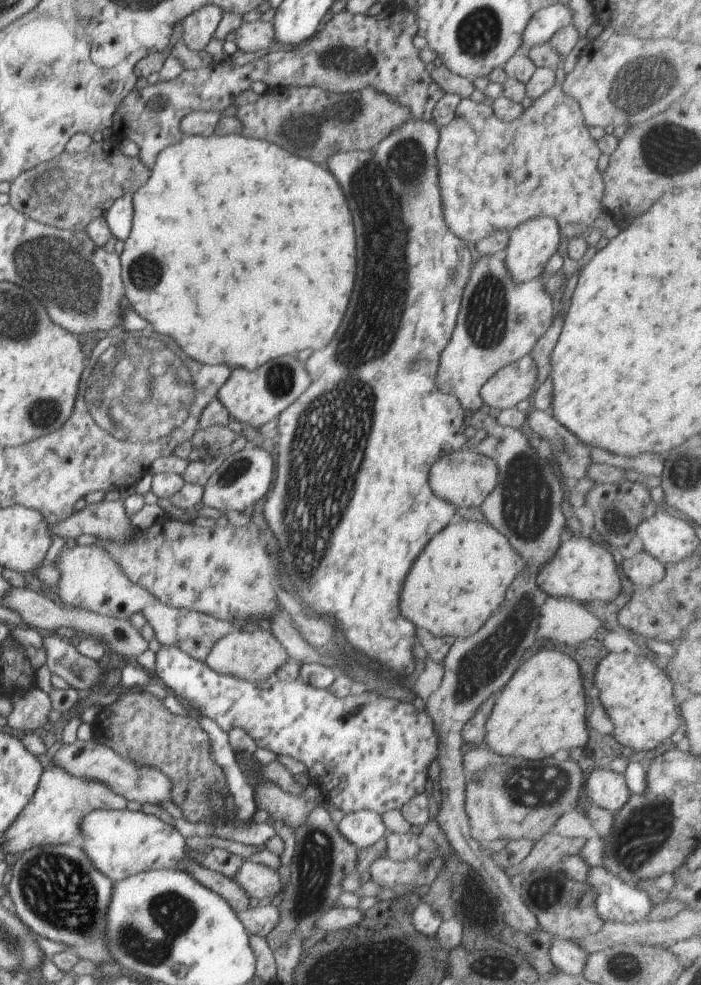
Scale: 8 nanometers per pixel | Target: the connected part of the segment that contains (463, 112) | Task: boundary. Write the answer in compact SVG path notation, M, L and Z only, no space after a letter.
M556 84L546 94L534 99L520 118L514 122L502 122L496 118L492 106L484 102L462 99L454 120L440 127L440 142L436 148L438 180L442 194L442 216L458 238L477 245L478 240L492 236L500 230L514 230L536 216L552 216L558 220L562 240L589 235L595 220L604 210L604 180L598 170L600 148L590 136L577 100L568 96Z

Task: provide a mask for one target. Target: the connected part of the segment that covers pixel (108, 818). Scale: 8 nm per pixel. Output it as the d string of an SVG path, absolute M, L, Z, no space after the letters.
M94 810L86 816L86 820L80 822L80 834L82 838L79 844L86 852L86 856L92 860L92 864L113 882L126 880L130 876L147 872L148 870L178 869L185 862L184 855L188 848L187 839L170 824L144 812L132 812L132 810Z

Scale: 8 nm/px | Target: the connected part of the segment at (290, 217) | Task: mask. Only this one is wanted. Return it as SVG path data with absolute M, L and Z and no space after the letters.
M214 134L211 136L199 136L199 135L186 135L183 140L166 146L158 157L156 163L151 169L152 174L148 178L146 184L144 184L137 192L134 192L133 196L133 222L127 240L124 244L124 252L122 252L122 283L124 284L124 292L126 292L126 298L130 302L131 311L136 312L141 318L144 318L146 322L154 326L155 334L170 336L179 348L182 348L186 355L190 356L194 360L208 366L218 366L222 364L228 364L231 368L242 367L249 371L254 371L257 368L261 368L266 362L278 359L284 354L296 354L296 352L302 352L302 350L318 350L318 348L324 348L332 336L336 334L342 318L344 318L344 312L348 308L348 302L350 302L350 296L352 296L352 288L354 288L354 282L356 282L356 232L354 232L354 222L352 222L352 214L348 210L348 204L344 200L344 194L338 186L338 182L334 180L334 176L324 170L326 166L319 165L316 161L309 160L306 157L298 158L294 156L294 153L288 154L288 149L281 148L272 142L264 142L263 139L254 140L254 138L246 138L241 134L226 134L218 136Z

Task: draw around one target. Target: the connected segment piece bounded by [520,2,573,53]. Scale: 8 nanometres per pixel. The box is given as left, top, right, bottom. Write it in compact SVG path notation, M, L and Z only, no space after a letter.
M556 2L552 6L542 7L524 28L520 51L528 53L532 46L549 42L560 28L572 25L572 22L572 12L568 4Z

